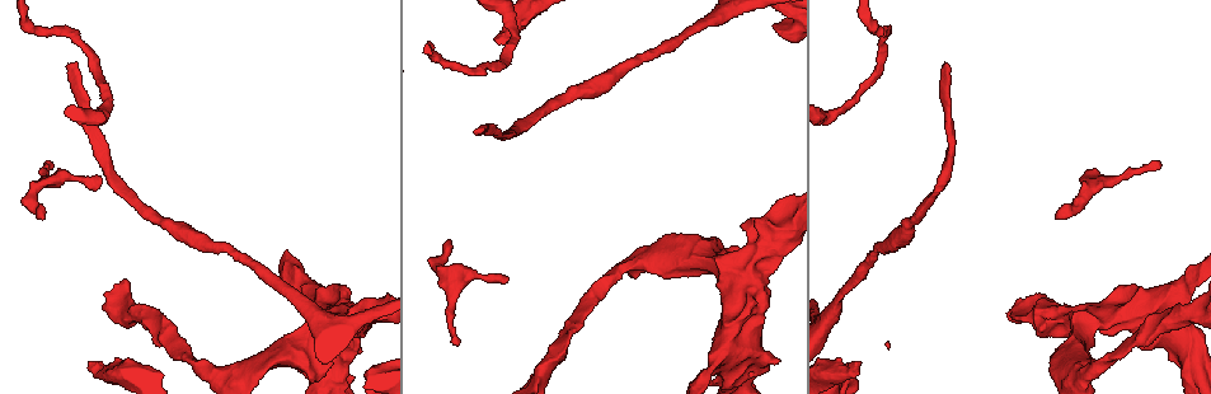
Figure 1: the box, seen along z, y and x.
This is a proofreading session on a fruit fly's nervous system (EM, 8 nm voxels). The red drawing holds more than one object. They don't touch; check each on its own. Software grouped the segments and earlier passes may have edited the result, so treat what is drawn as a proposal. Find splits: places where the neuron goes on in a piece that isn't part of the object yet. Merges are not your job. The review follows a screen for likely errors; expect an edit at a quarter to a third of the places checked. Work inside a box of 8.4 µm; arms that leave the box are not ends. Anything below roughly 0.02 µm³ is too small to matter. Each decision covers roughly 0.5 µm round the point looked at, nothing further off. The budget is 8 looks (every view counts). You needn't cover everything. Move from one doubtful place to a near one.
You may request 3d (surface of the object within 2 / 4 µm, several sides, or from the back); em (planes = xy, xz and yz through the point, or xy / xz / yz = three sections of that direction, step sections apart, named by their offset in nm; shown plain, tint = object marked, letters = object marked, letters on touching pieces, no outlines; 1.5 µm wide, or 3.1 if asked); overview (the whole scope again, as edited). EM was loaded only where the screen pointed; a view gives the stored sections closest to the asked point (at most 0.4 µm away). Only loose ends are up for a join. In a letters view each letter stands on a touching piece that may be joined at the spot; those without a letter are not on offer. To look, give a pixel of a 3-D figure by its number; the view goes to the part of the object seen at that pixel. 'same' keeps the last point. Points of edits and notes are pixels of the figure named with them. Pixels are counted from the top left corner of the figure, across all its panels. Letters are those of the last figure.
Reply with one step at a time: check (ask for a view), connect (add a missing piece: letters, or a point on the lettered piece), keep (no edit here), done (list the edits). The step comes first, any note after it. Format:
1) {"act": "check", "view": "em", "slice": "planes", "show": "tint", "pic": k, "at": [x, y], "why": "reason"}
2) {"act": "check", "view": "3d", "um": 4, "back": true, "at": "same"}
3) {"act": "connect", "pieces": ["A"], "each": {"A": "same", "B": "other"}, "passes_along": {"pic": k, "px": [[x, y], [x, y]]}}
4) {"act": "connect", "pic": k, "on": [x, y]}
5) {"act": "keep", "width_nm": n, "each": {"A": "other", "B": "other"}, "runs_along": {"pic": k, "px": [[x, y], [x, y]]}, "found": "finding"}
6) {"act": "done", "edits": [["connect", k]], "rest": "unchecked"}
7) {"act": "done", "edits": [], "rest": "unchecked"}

{"act": "check", "view": "3d", "um": 2, "pic": 1, "at": [335, 288], "why": "branch stops here"}

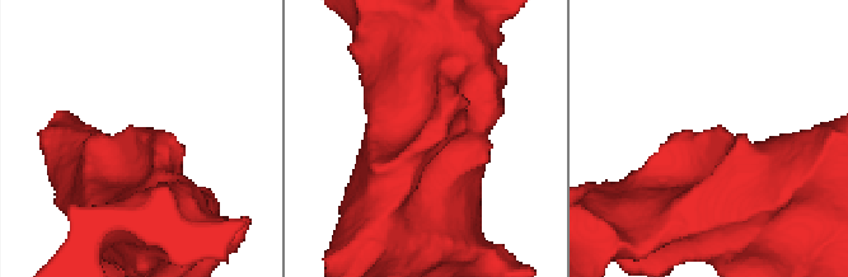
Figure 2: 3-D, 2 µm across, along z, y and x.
{"act": "check", "view": "em", "slice": "xy", "step": 8, "show": "letters", "pic": 2, "at": [723, 132], "why": "now the EM"}

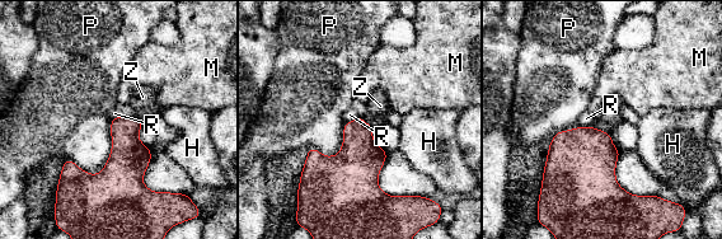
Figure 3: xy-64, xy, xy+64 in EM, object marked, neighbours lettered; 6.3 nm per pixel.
{"act": "keep", "each": {"H": "other", "M": "other", "P": "other", "R": "other", "Z": "other"}, "border": {"pic": 3, "px": [[360, 116], [346, 123]]}, "found": "no lettered piece goes on from it"}

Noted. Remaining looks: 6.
{"act": "check", "view": "3d", "um": 4, "pic": 1, "at": [70, 67], "why": "thin end"}

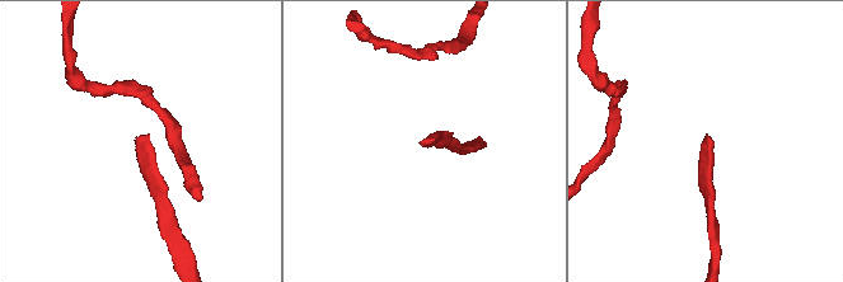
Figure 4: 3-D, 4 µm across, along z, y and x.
{"act": "check", "view": "em", "slice": "planes", "show": "letters", "pic": 4, "at": [421, 142]}

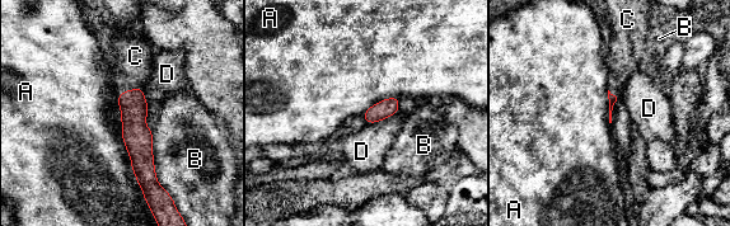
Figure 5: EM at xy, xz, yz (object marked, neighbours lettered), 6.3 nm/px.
{"act": "connect", "pieces": ["C"], "longest_contact_nm": ["B", 400], "each": {"A": "other", "B": "other", "C": "same", "D": "other"}, "passes_along": {"pic": 5, "px": [[132, 104], [130, 89], [135, 56]]}, "found": "it goes on there"}

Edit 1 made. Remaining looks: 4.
{"act": "check", "view": "em", "slice": "planes", "show": "letters", "pic": 1, "at": [51, 166], "why": "thin end"}

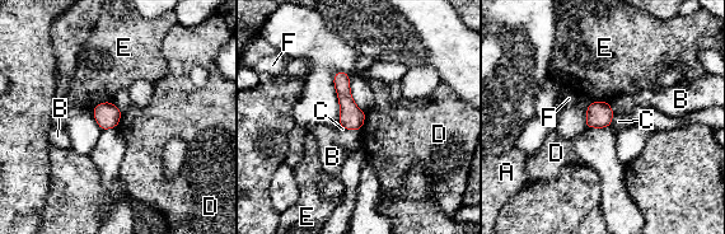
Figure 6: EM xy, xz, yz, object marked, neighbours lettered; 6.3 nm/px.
{"act": "keep", "width_nm": 160, "each": {"A": "other", "B": "other", "C": "other", "D": "other", "E": "other", "F": "other"}, "border": {"pic": 6, "px": [[366, 113], [364, 125], [359, 130]]}, "found": "no lettered piece goes on from it"}

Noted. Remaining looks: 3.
{"act": "done", "edits": [["connect", 5]], "rest": "unchecked"}

